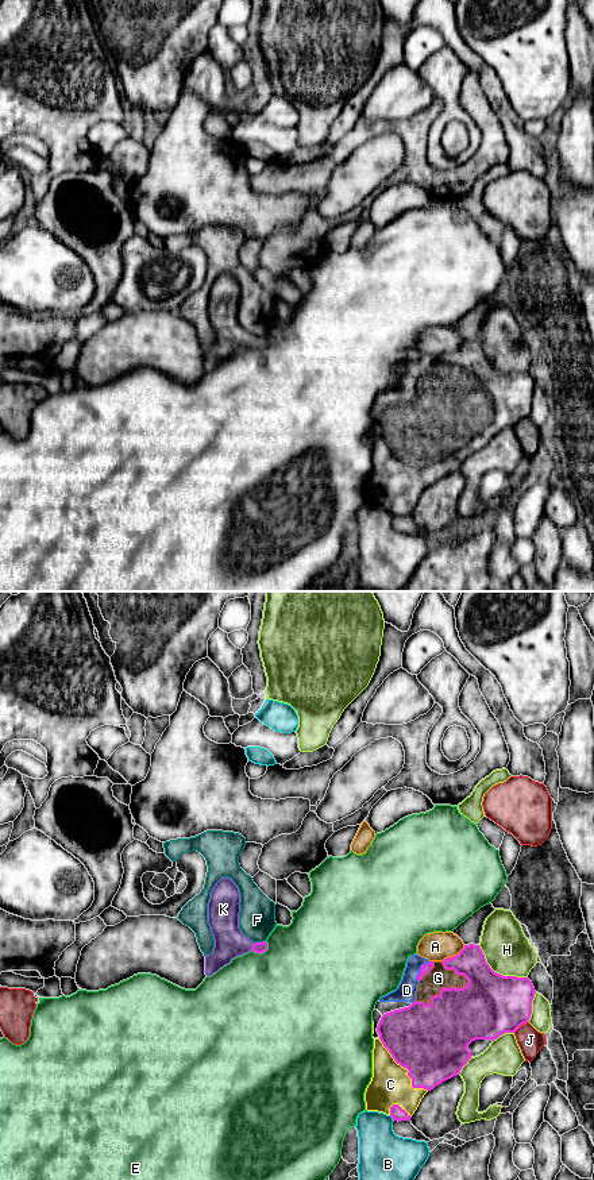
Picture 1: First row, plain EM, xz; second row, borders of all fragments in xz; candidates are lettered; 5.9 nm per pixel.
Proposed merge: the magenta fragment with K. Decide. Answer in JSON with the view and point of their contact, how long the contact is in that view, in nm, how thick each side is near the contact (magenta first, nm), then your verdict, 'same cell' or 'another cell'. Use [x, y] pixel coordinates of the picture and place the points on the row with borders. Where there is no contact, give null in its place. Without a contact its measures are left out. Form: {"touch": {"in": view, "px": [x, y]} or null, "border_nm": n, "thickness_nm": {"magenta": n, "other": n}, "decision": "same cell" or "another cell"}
{"touch": {"in": "xz", "px": [253, 947]}, "border_nm": 50, "thickness_nm": {"magenta": 70, "other": 190}, "decision": "same cell"}

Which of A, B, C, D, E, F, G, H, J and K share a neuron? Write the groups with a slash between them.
A / B / C D G K / E / F / H / J

